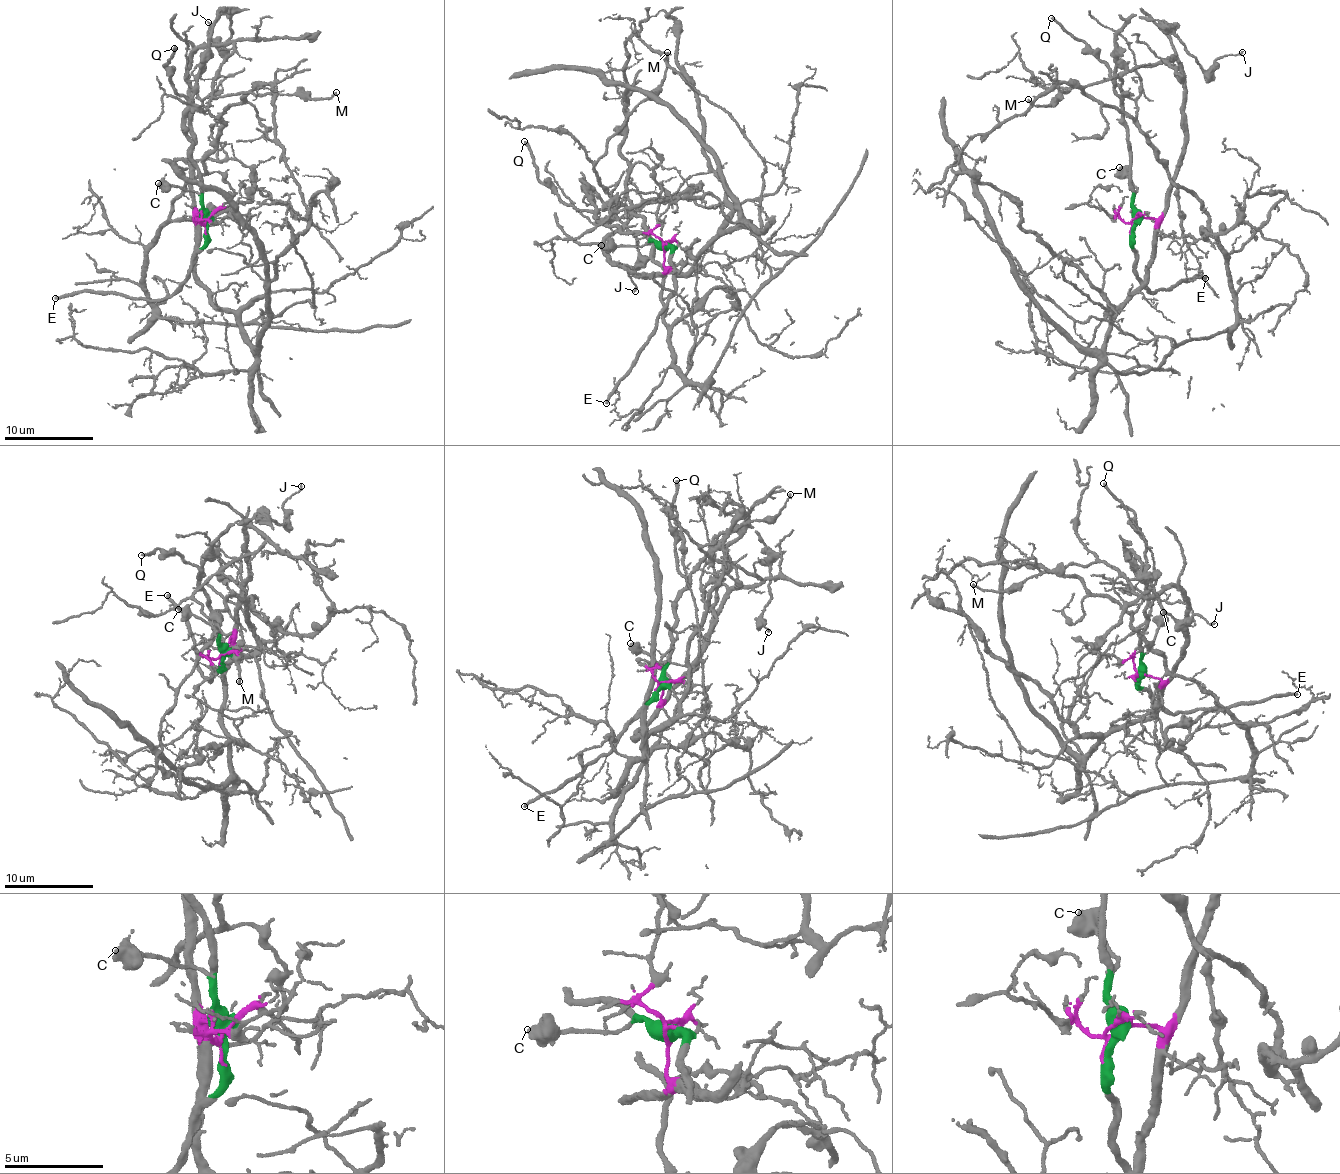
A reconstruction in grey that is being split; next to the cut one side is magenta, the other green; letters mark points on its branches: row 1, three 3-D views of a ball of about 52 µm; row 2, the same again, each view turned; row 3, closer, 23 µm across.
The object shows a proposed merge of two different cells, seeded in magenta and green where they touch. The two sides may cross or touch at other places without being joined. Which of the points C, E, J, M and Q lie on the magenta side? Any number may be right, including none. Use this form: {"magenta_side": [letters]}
{"magenta_side": ["M"]}

